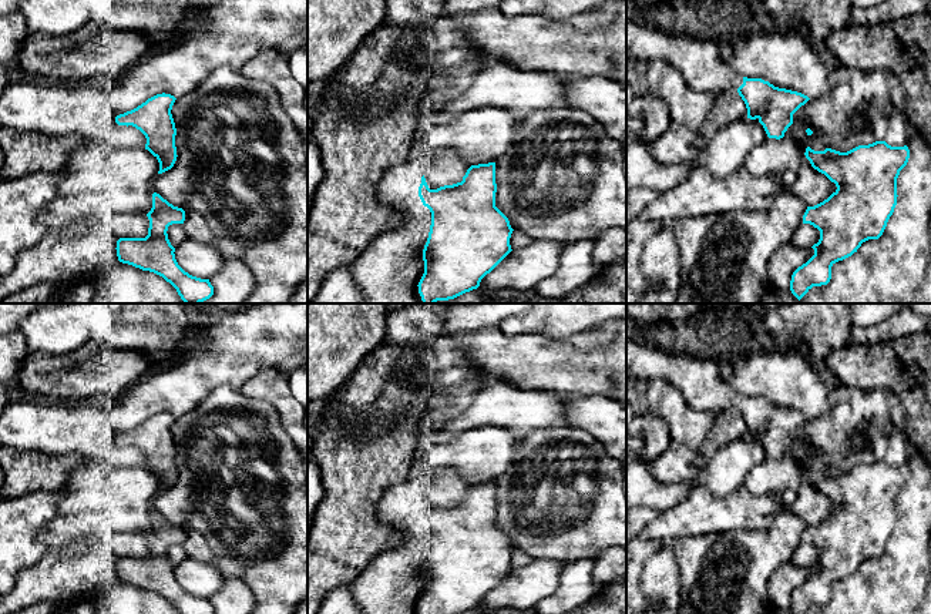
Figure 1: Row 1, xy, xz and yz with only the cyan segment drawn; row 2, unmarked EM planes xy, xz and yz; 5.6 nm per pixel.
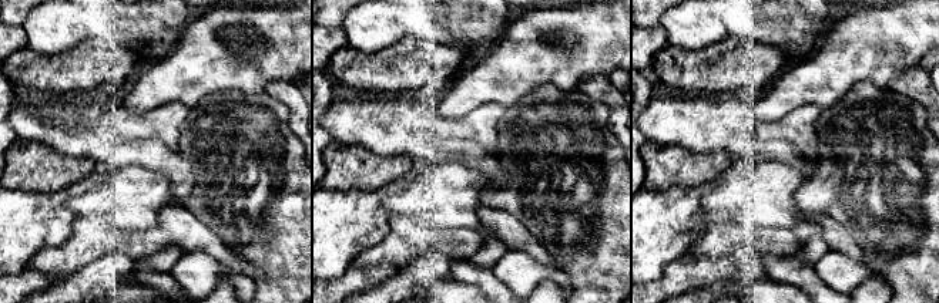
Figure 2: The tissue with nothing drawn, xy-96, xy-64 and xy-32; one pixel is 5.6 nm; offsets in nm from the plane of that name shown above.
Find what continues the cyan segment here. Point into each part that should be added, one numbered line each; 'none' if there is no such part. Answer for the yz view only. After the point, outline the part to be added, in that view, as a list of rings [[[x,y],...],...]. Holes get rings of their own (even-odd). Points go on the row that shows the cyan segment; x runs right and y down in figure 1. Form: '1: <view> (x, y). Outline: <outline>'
1: yz (705, 67). Outline: [[[626,19],[626,61],[662,60],[673,66],[695,91],[715,95],[737,88],[743,76],[729,64],[730,53],[713,40],[668,34],[653,26]]]

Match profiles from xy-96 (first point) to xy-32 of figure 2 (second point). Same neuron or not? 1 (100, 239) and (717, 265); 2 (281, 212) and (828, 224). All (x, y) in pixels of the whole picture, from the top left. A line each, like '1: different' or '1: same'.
1: different
2: different

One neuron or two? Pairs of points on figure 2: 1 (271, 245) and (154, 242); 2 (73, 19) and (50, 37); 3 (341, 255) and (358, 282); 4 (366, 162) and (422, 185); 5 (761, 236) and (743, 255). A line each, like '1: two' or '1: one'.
1: two
2: one
3: two
4: two
5: two

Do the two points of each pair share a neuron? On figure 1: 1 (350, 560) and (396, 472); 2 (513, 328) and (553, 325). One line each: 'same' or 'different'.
1: same
2: same

